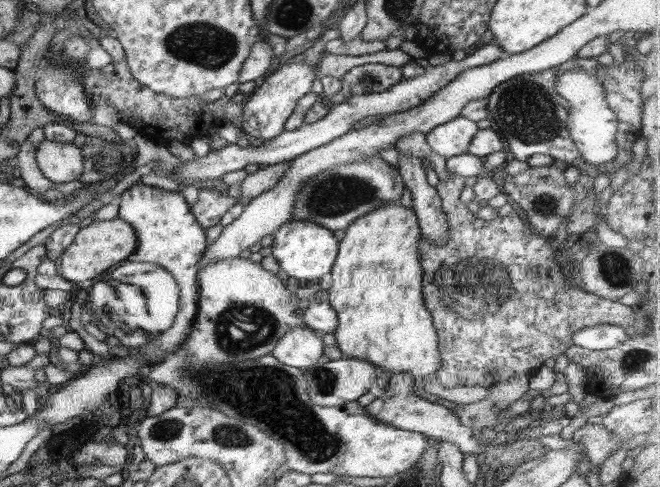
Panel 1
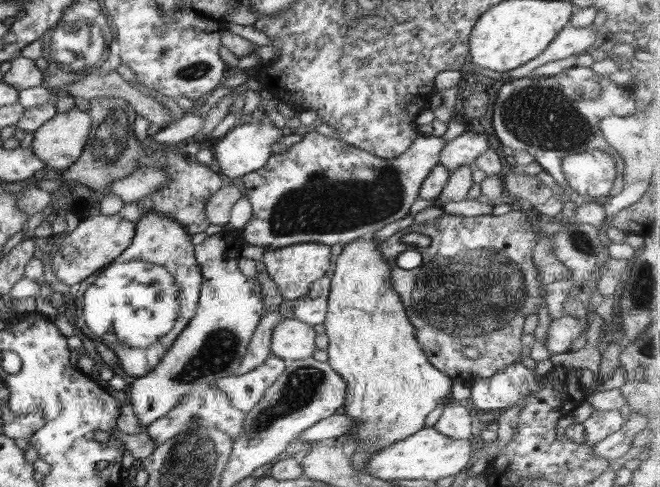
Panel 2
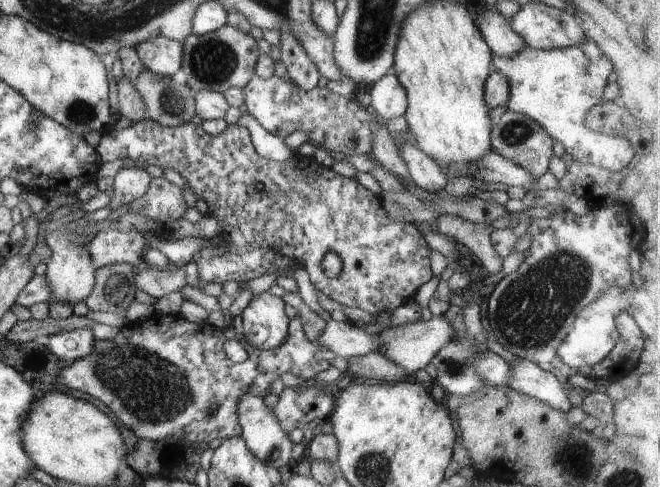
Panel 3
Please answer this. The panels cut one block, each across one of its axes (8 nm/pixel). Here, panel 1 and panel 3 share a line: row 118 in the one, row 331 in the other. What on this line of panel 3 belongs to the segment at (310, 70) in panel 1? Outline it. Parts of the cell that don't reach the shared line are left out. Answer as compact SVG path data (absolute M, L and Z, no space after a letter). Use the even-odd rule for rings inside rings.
M266 290L253 295L241 314L243 335L254 348L268 350L279 347L288 336L291 319L284 313L282 297Z

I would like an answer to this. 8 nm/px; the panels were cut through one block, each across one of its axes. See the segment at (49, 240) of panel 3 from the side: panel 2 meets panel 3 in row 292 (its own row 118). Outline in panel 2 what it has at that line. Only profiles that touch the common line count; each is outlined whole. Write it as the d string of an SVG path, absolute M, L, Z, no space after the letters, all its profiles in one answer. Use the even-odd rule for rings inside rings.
M76 106L68 112L58 113L33 132L32 150L42 162L45 162L47 168L64 171L82 154L83 148L89 140L88 134L92 130L91 124L89 112L80 111Z

